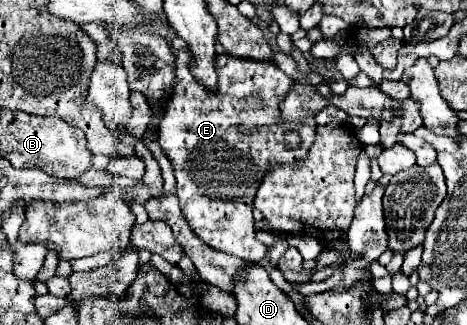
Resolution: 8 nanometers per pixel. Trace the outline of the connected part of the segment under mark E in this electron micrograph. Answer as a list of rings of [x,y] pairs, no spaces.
[[[172,48],[174,56],[176,56],[176,68],[174,68],[174,74],[176,74],[176,84],[174,84],[174,92],[166,104],[166,114],[160,122],[160,134],[158,134],[158,144],[162,148],[162,152],[166,154],[166,158],[172,162],[174,166],[174,176],[176,176],[176,188],[178,188],[178,198],[180,198],[180,210],[184,214],[184,218],[188,220],[188,224],[192,226],[192,230],[196,232],[196,236],[206,242],[210,248],[214,250],[220,250],[220,252],[226,252],[226,254],[232,254],[232,256],[238,256],[242,258],[244,262],[260,262],[264,256],[266,256],[266,246],[262,242],[256,240],[256,228],[254,228],[254,218],[252,218],[252,208],[254,208],[254,198],[256,198],[256,192],[264,180],[264,176],[274,168],[274,166],[280,166],[280,164],[300,164],[306,160],[308,156],[308,150],[286,150],[284,146],[284,136],[282,136],[282,130],[286,130],[286,124],[280,124],[280,102],[288,96],[294,80],[288,78],[274,62],[268,62],[268,60],[250,60],[250,58],[238,58],[238,56],[232,56],[232,54],[216,54],[214,56],[214,68],[216,68],[216,74],[218,74],[218,84],[216,84],[216,90],[208,90],[202,82],[198,82],[194,76],[192,76],[192,58],[194,54],[190,50],[176,50]]]

